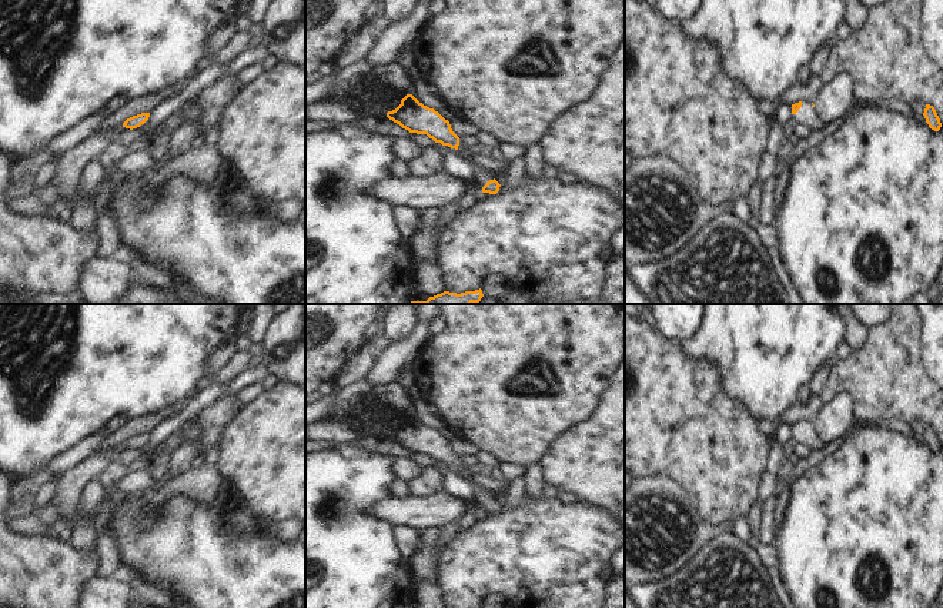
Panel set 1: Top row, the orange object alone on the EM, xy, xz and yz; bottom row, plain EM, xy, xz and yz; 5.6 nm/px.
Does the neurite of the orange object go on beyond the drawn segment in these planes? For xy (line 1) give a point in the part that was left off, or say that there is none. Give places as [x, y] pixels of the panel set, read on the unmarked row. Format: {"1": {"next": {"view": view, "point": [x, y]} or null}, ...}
{"1": {"next": null}}

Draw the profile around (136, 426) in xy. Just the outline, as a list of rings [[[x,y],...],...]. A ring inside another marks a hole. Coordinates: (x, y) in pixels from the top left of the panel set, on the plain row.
[[[180,400],[175,404],[170,405],[168,408],[158,411],[156,414],[136,417],[126,421],[114,432],[104,435],[91,452],[110,450],[117,444],[123,444],[127,438],[133,435],[141,432],[151,432],[163,420],[174,415],[184,405],[185,405],[185,400]]]

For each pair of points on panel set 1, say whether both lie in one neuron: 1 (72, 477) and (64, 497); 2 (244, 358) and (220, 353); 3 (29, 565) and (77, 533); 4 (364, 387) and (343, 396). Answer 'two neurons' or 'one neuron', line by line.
1: one neuron
2: two neurons
3: two neurons
4: one neuron

